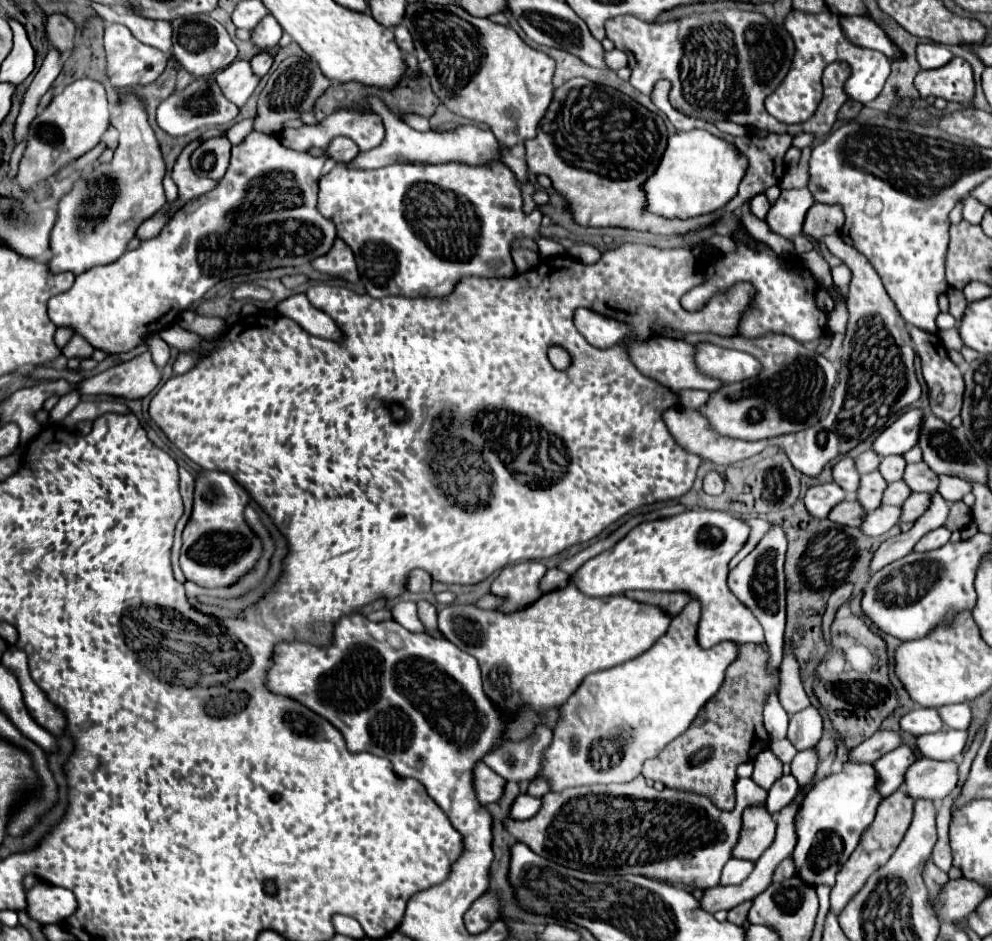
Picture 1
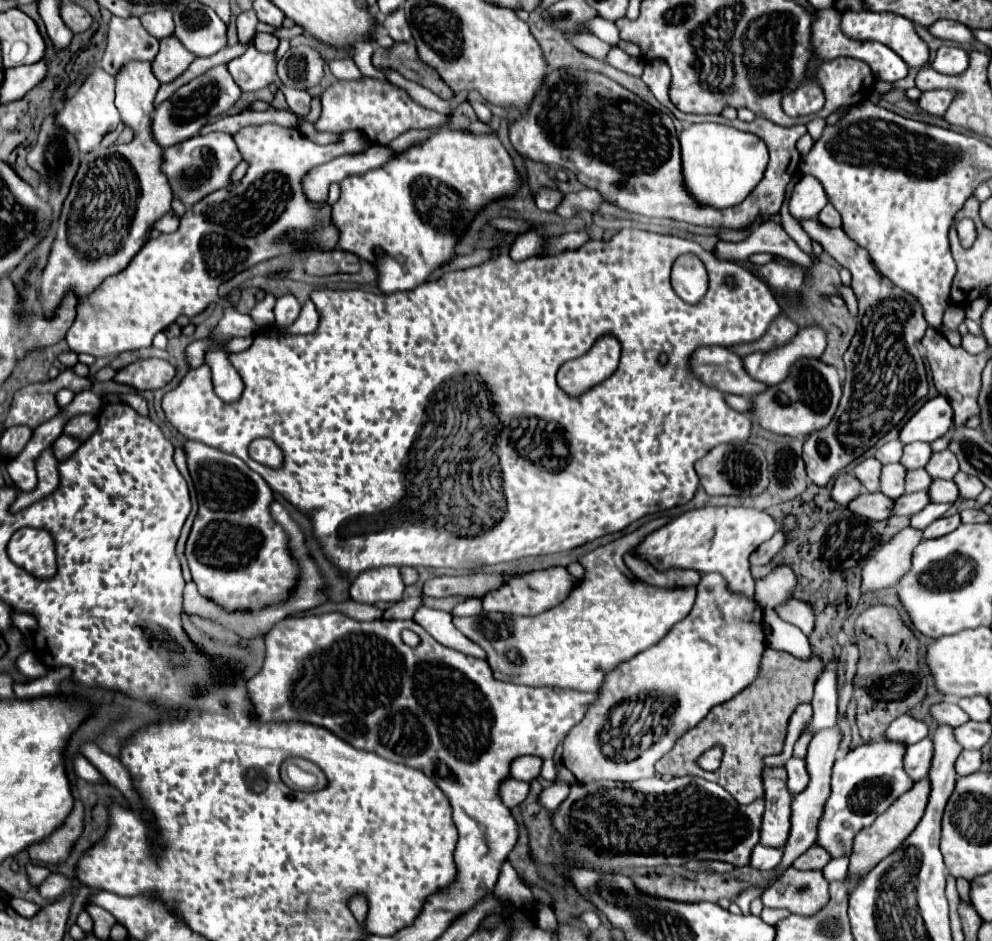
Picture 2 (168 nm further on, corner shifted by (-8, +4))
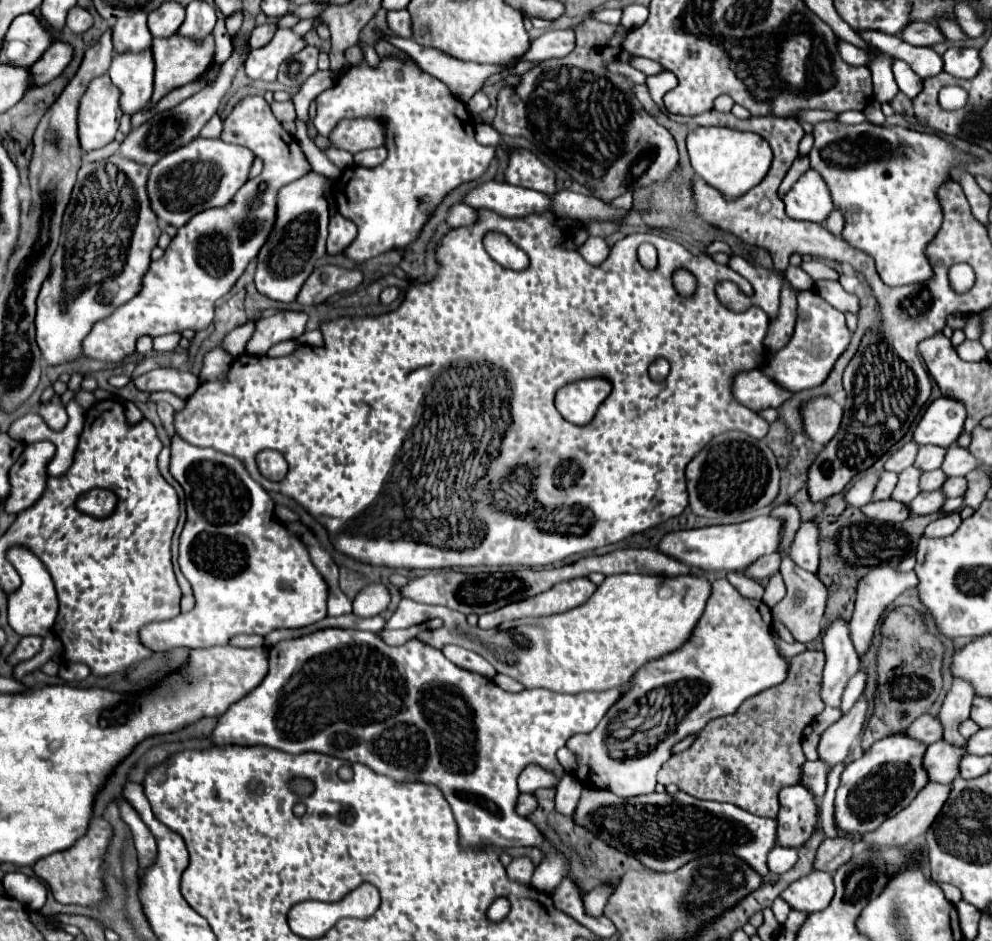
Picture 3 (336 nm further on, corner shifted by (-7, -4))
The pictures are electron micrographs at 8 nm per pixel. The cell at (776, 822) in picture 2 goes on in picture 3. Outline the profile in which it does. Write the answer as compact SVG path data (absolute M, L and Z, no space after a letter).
M804 785L784 787L778 795L778 801L778 845L800 847L814 833L818 803Z

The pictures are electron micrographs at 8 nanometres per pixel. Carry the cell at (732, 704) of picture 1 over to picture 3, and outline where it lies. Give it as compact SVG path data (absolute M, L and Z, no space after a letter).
M804 651L790 659L788 677L782 685L770 687L748 701L744 701L738 713L718 717L718 721L710 721L702 733L696 735L696 741L690 749L672 755L658 773L658 783L668 785L674 783L678 789L698 797L698 799L714 799L738 805L752 815L760 817L776 817L778 813L778 791L788 785L800 783L800 765L806 761L800 741L802 729L814 721L816 715L822 713L824 703L818 695L822 683L822 669L824 669L824 653L822 651Z

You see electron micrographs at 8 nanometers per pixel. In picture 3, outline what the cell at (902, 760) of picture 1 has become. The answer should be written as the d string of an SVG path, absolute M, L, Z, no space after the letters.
M938 741L926 749L926 757L922 757L922 765L926 765L926 773L930 781L952 783L958 775L958 763L964 755L964 749Z

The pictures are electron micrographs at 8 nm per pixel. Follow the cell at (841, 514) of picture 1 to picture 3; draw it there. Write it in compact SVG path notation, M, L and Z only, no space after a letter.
M886 499L886 501L872 501L864 507L860 507L860 511L876 521L882 523L898 523L908 519L908 507L904 503L898 503L894 499Z

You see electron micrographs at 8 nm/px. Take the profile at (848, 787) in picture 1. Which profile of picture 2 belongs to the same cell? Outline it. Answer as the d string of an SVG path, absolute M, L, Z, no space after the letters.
M883 739L877 743L859 745L851 749L845 757L835 761L831 797L825 803L817 837L817 843L829 849L833 859L849 855L853 837L863 827L869 827L877 819L877 815L881 815L897 797L913 787L913 779L903 769L905 749L907 747L901 741Z

